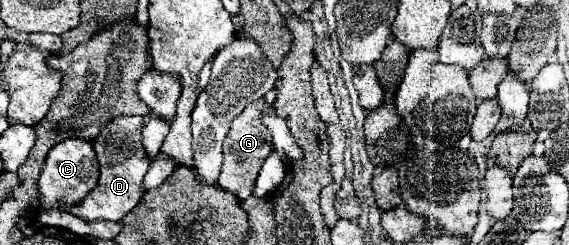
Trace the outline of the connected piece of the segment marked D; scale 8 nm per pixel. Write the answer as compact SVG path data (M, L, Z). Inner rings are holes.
M123 115L107 123L99 137L93 139L93 147L101 165L101 175L97 187L77 206L68 208L61 203L64 210L85 219L85 221L121 221L141 199L141 181L149 169L149 161L145 157L145 149L141 143L141 127L143 117L139 115Z

